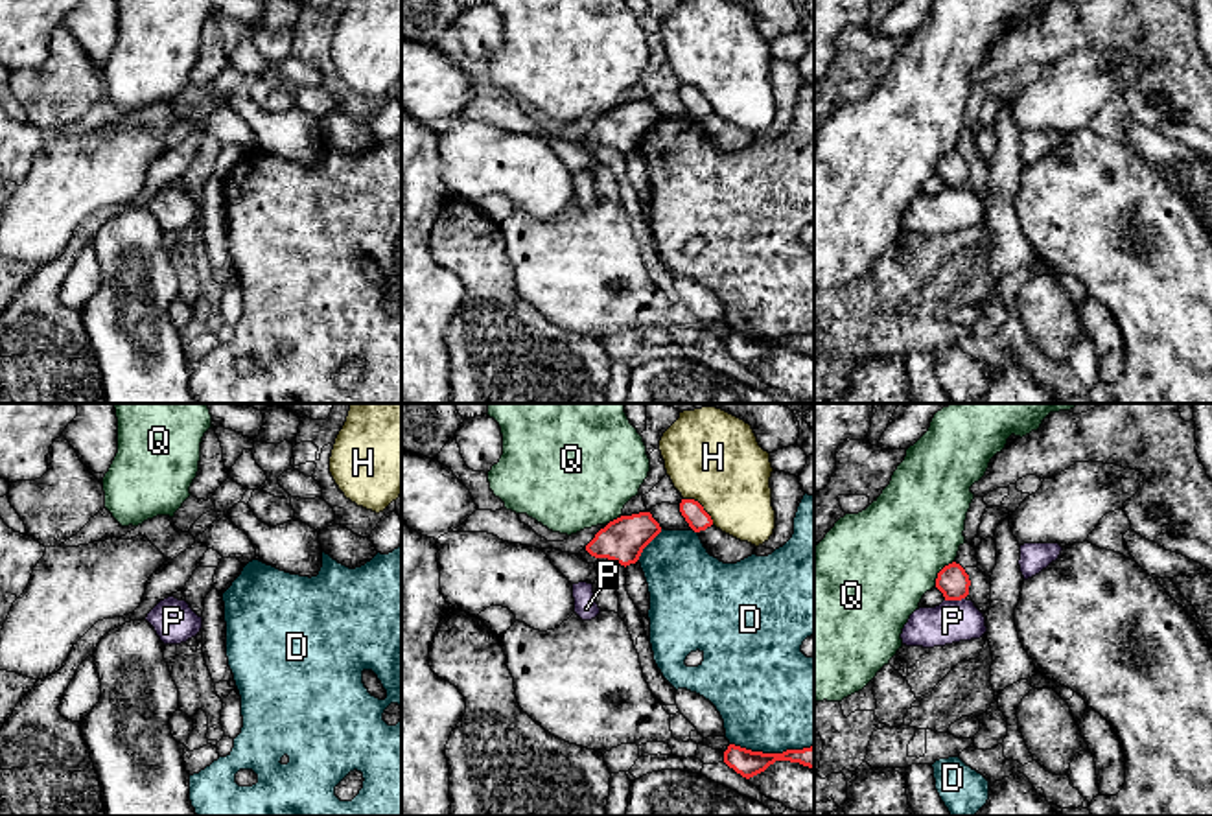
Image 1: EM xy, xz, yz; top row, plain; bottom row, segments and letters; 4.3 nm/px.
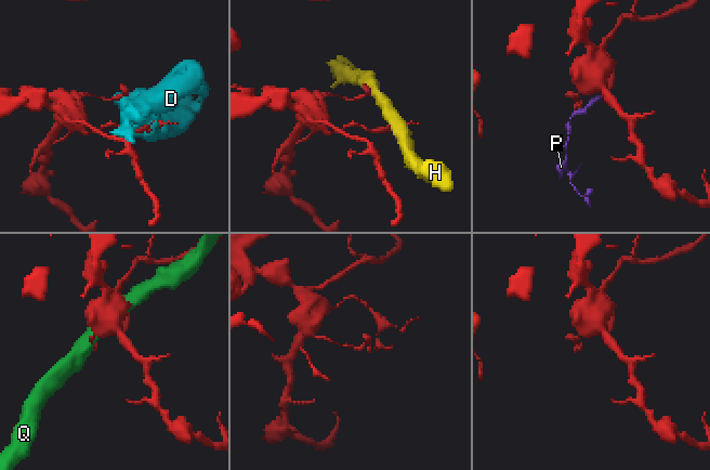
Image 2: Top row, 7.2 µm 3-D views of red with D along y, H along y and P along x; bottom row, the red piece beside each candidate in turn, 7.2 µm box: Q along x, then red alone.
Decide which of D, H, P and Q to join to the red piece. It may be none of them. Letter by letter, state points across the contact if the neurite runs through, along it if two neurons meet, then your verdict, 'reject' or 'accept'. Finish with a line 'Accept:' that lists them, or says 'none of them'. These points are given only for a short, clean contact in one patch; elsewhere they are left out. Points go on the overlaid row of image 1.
D: reject
H: reject
P: reject
Q: reject
Accept: none of them

